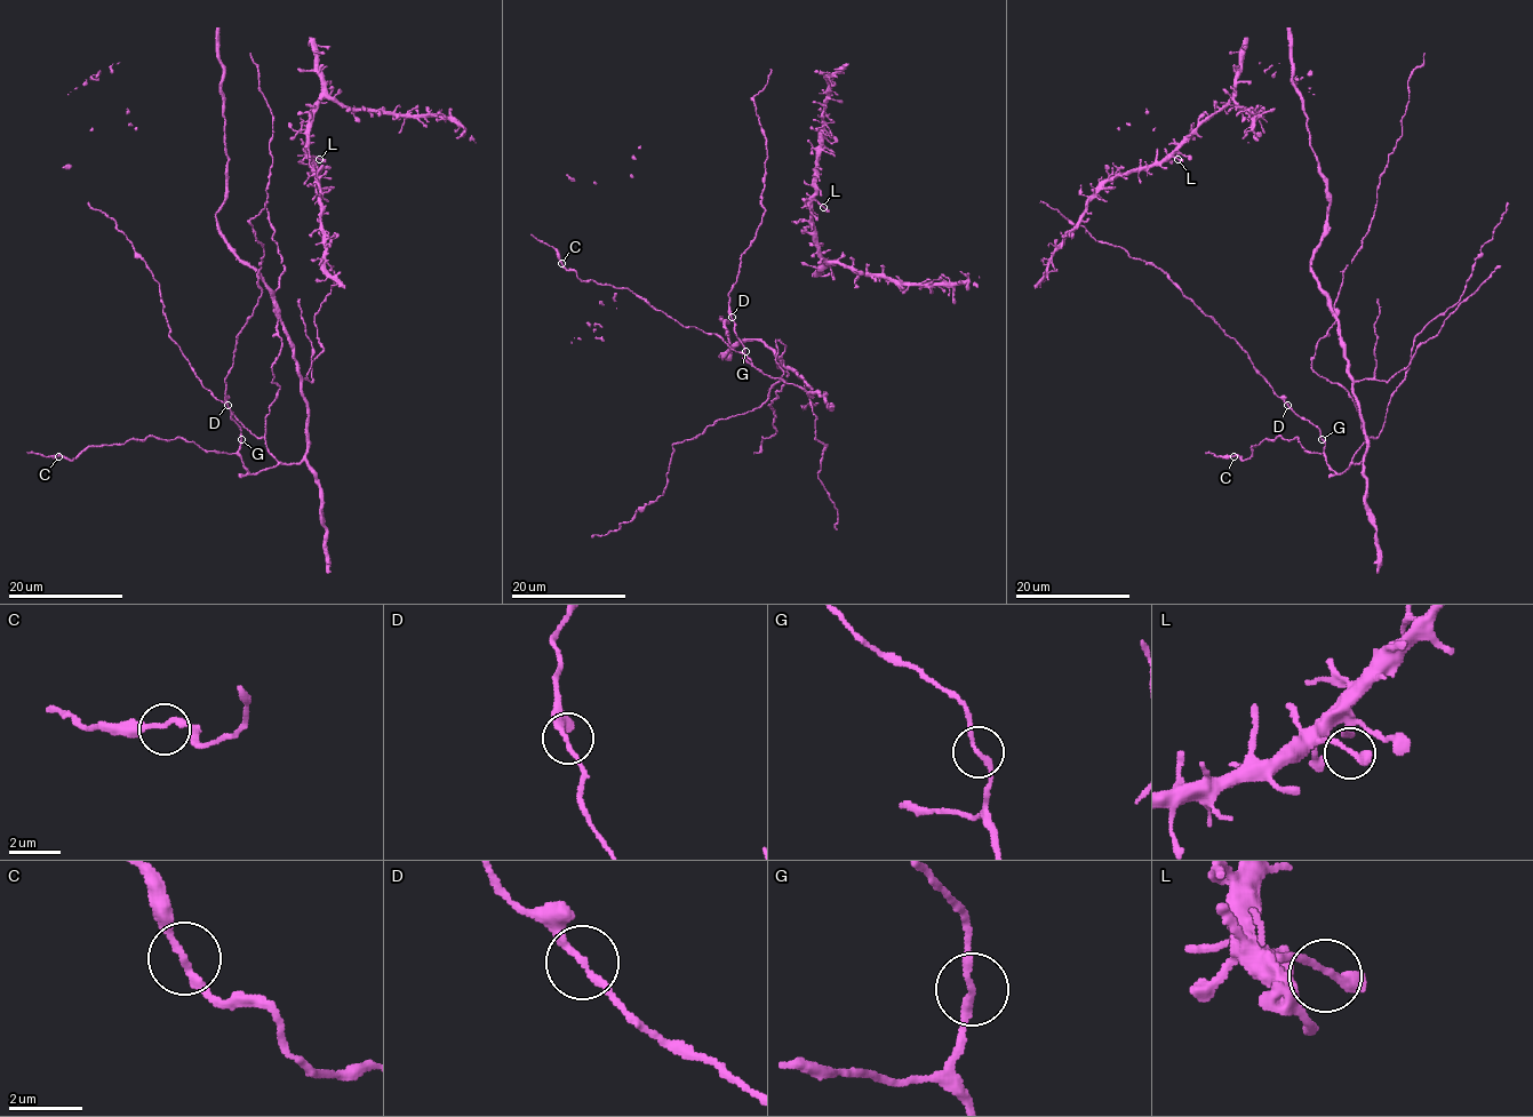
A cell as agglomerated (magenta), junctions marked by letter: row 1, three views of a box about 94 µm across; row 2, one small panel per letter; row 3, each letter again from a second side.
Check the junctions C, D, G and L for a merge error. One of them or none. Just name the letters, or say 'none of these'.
none of these

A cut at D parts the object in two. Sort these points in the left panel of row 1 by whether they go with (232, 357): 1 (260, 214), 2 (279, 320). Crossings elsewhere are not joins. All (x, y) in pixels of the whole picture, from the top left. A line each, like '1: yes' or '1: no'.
1: yes
2: no

